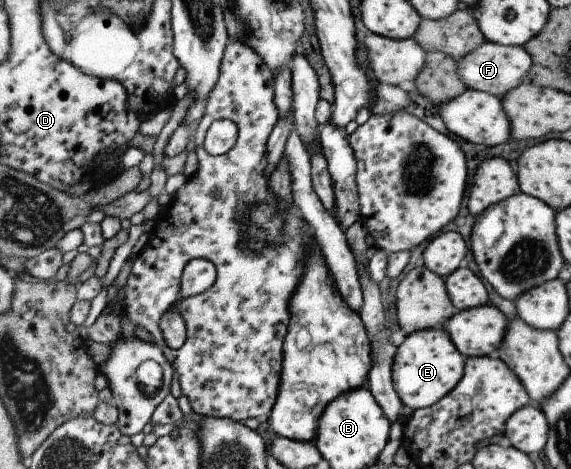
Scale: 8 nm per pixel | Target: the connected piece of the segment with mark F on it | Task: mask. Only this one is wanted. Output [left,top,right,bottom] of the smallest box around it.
[458,40,533,98]

